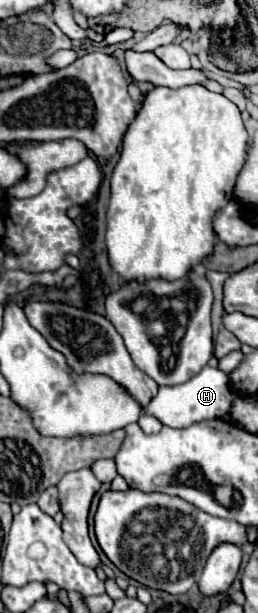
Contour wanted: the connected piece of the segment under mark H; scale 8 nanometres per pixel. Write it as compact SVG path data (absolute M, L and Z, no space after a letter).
M206 366L206 368L202 368L202 372L198 376L194 376L186 384L160 386L158 394L152 398L152 402L148 402L148 406L144 406L144 414L154 416L156 420L160 420L164 426L170 426L170 428L188 428L196 422L222 418L230 410L234 398L238 398L238 394L230 388L228 374L224 374L218 368Z

